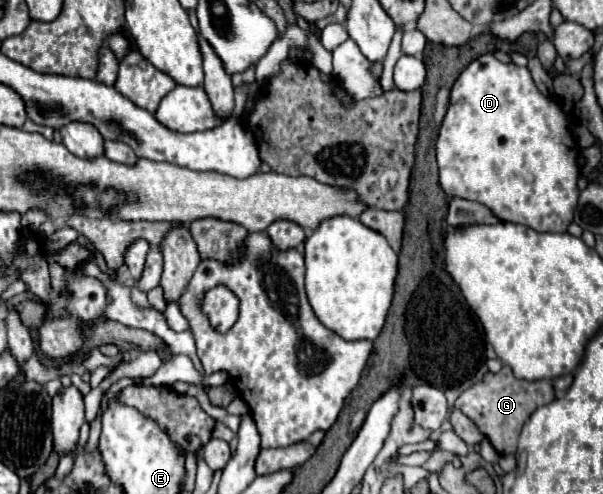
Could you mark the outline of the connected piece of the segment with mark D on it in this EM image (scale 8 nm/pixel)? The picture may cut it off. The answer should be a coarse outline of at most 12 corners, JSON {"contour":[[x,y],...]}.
{"contour":[[492,54],[456,80],[439,183],[566,232],[572,116]]}

